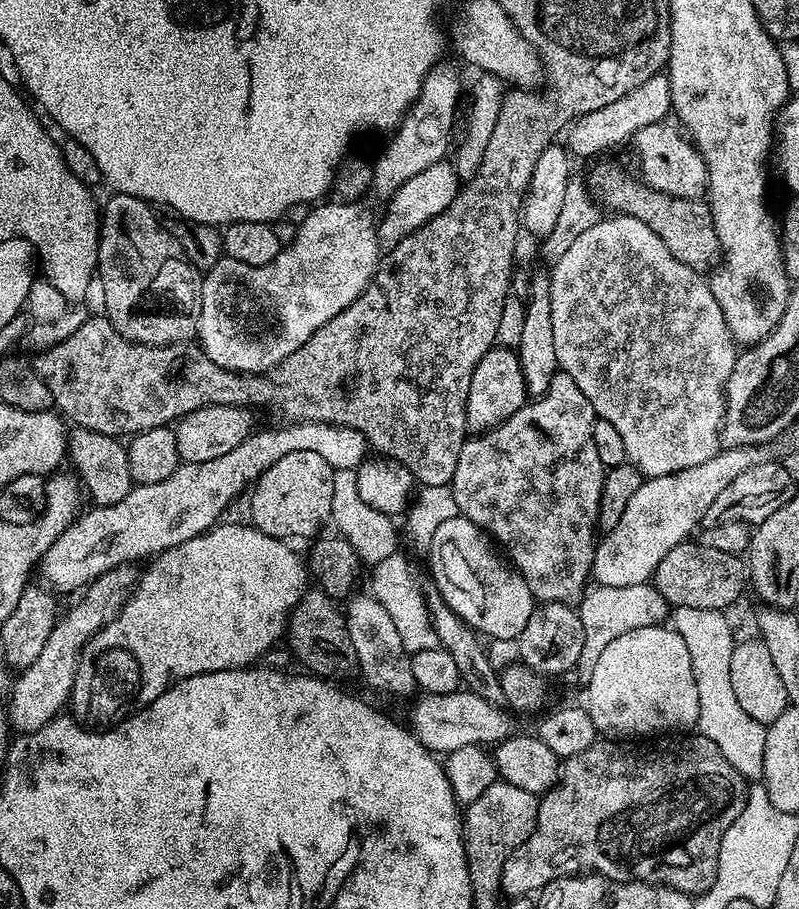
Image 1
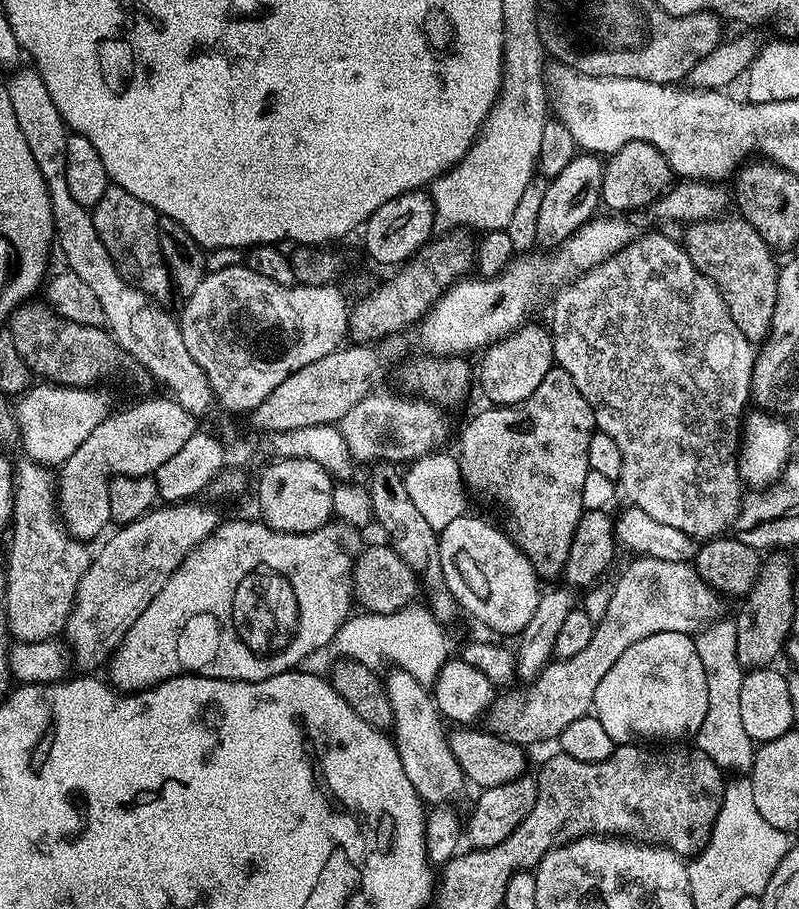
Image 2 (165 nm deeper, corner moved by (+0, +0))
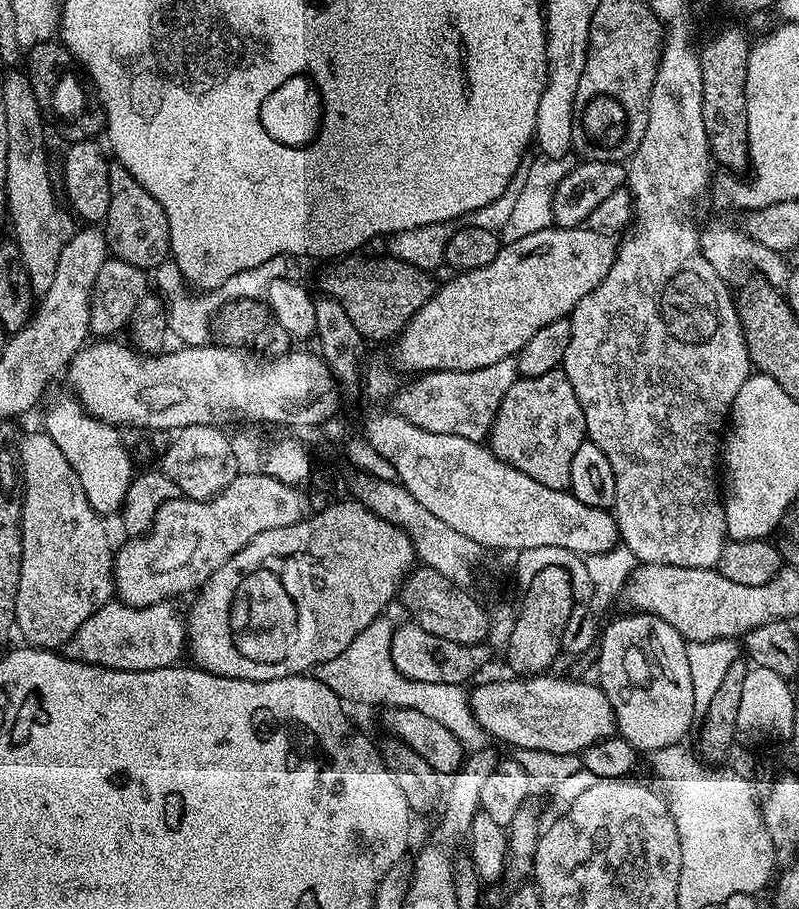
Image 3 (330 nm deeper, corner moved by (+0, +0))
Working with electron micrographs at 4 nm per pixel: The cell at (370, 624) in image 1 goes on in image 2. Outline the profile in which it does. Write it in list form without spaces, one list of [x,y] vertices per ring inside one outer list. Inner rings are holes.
[[[399,670],[389,672],[392,673],[389,674],[388,680],[386,676],[383,685],[390,700],[392,711],[390,732],[402,758],[402,770],[406,770],[406,778],[410,778],[414,790],[425,805],[443,805],[444,796],[458,795],[460,786],[464,786],[466,782],[464,772],[448,746],[445,721],[440,711],[436,709],[436,699],[425,685],[420,684],[409,672]]]

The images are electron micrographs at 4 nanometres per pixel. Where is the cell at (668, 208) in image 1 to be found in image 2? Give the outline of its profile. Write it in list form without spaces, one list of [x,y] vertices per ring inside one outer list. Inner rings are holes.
[[[696,218],[687,225],[684,232],[682,247],[684,253],[694,262],[694,266],[715,286],[730,318],[742,330],[744,337],[750,342],[760,342],[768,335],[768,327],[772,324],[772,314],[778,292],[780,269],[775,260],[773,249],[769,248],[764,239],[742,218],[724,220],[725,218]]]

